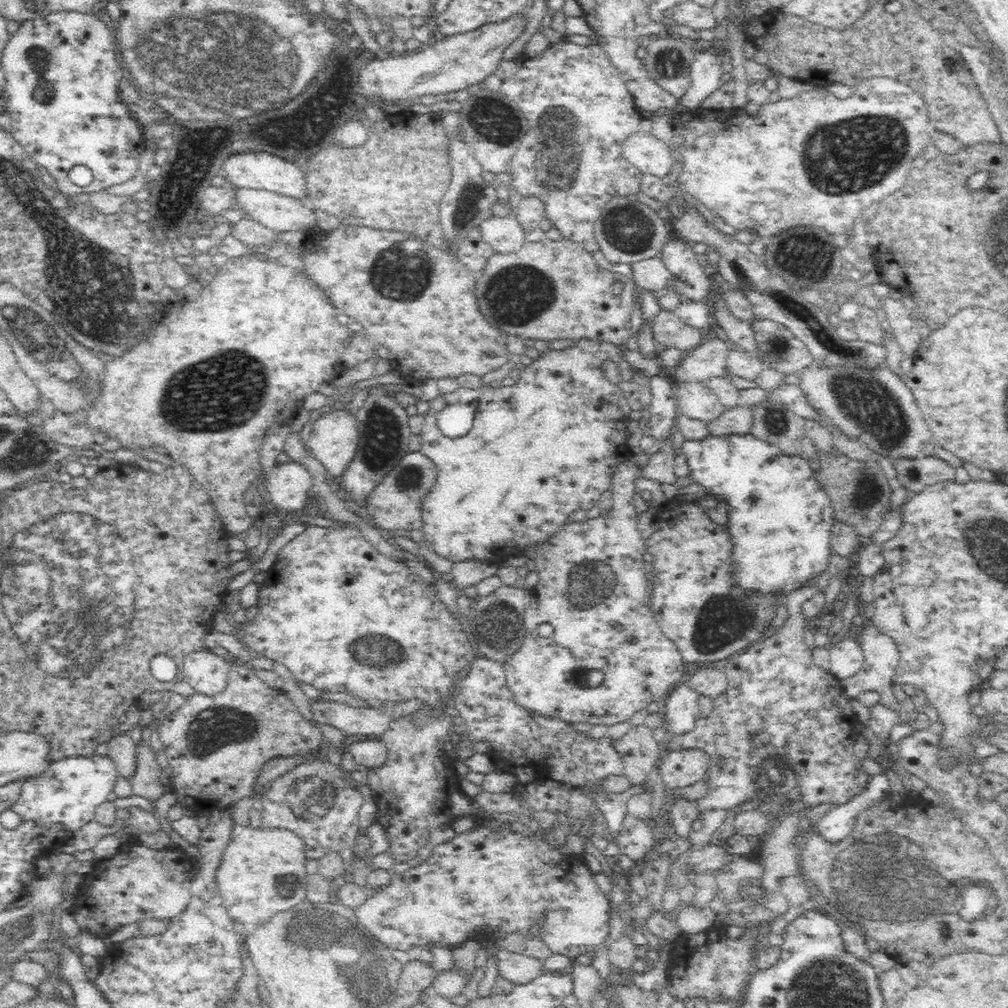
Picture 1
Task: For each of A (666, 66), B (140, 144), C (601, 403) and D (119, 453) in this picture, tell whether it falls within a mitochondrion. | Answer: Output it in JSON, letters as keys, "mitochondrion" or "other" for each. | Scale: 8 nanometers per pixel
{"A":"mitochondrion","B":"other","C":"other","D":"other"}

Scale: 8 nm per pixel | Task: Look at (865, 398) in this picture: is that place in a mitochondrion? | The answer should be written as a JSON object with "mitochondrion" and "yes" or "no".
{"mitochondrion":"yes"}

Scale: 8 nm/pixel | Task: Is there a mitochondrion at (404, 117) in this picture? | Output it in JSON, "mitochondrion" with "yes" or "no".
{"mitochondrion":"no"}

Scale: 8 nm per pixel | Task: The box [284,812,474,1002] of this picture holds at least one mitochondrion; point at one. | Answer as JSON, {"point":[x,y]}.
{"point":[350,965]}

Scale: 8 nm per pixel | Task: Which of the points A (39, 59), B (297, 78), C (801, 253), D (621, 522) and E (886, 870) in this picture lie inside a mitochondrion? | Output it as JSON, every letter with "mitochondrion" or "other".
{"A":"mitochondrion","B":"mitochondrion","C":"mitochondrion","D":"other","E":"mitochondrion"}

